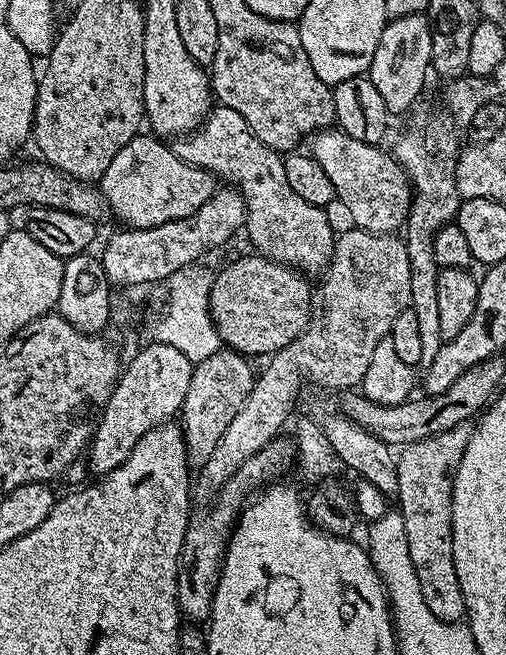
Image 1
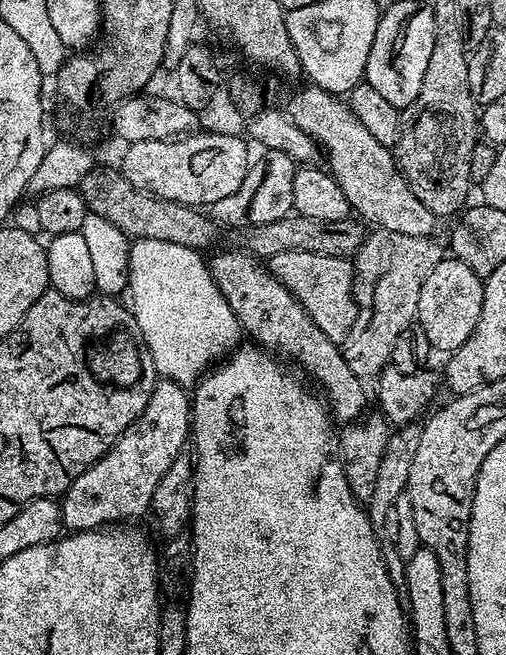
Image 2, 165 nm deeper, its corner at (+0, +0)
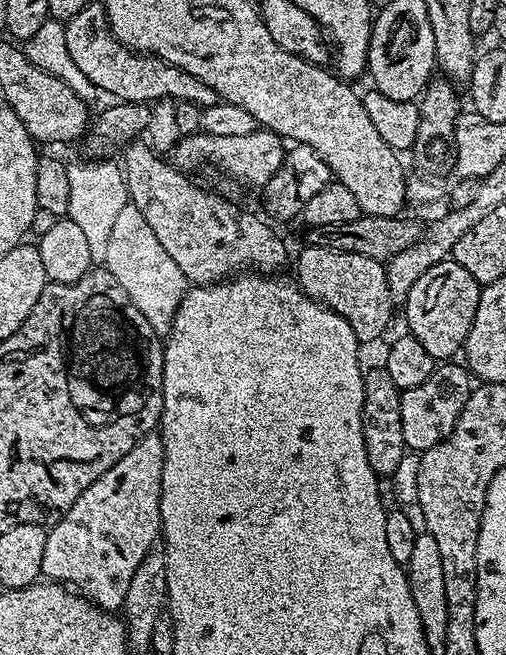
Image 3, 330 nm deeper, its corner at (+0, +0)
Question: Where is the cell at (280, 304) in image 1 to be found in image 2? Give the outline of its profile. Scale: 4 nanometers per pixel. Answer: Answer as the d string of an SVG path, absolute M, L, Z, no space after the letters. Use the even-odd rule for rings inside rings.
M287 252L267 261L268 271L273 272L287 286L290 294L310 314L314 326L335 344L343 345L353 335L356 324L356 296L352 293L354 264L342 256L323 256L305 252Z

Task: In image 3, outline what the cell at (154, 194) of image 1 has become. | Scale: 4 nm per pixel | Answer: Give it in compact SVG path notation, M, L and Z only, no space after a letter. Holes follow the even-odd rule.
M202 130L194 136L183 137L174 149L175 163L181 169L196 168L199 164L213 164L221 168L228 176L236 180L245 180L248 184L263 186L284 165L286 155L285 141L276 132L257 130L250 134L238 134L227 138L218 138Z

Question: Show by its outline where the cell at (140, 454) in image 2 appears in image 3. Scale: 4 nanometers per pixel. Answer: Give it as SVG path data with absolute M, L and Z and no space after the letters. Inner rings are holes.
M159 435L143 436L117 464L110 466L102 478L98 478L70 506L65 516L60 517L47 529L46 550L42 554L42 573L49 581L71 586L79 595L92 601L105 612L115 613L123 609L126 590L130 590L130 578L146 554L153 551L160 536L160 495L162 494L162 466L164 446Z

